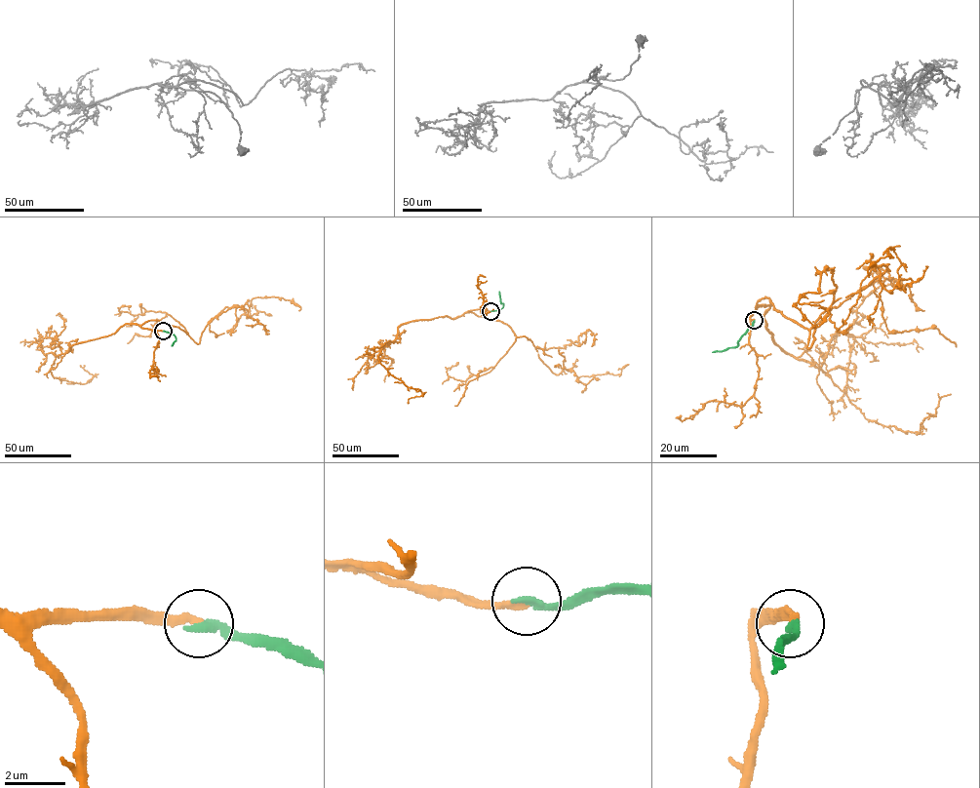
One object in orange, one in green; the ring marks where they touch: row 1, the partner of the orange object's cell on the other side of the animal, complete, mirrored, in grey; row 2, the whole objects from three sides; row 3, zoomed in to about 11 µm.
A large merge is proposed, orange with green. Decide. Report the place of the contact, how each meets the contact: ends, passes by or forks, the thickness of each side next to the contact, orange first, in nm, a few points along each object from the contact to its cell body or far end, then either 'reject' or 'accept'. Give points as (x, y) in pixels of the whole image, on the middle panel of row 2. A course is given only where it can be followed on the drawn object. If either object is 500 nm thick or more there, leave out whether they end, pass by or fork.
at (490, 311); orange ends there; green ends there; 240 nm thick on the orange side, 240 nm on the other; orange runs (491, 311), (467, 311), (501, 321), (529, 339), (557, 374), (565, 369), (577, 379), (620, 374), (626, 365); green runs (491, 311), (503, 306), (499, 292); accept

